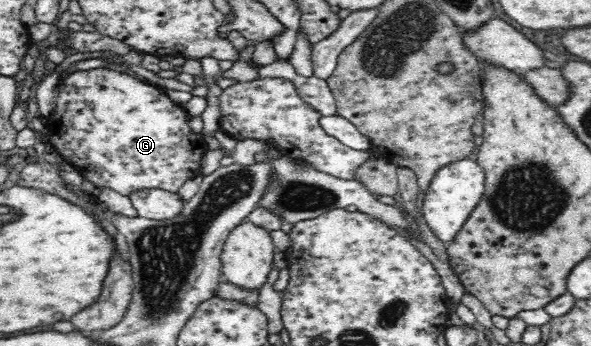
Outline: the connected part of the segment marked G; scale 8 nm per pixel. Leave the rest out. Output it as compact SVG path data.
M102 67L85 71L75 71L69 74L66 84L61 86L59 95L57 96L55 110L46 118L46 135L49 139L50 148L58 151L58 154L63 157L65 162L73 165L88 182L91 182L98 188L106 186L106 188L112 188L112 190L124 196L128 196L132 190L142 189L162 189L176 194L186 181L199 176L200 162L202 162L202 158L204 158L204 155L208 152L208 143L206 140L204 140L200 133L195 134L192 132L190 126L188 126L190 117L187 110L180 104L170 100L163 92L163 89L144 80L137 79L132 75L119 73L114 71L114 69Z

